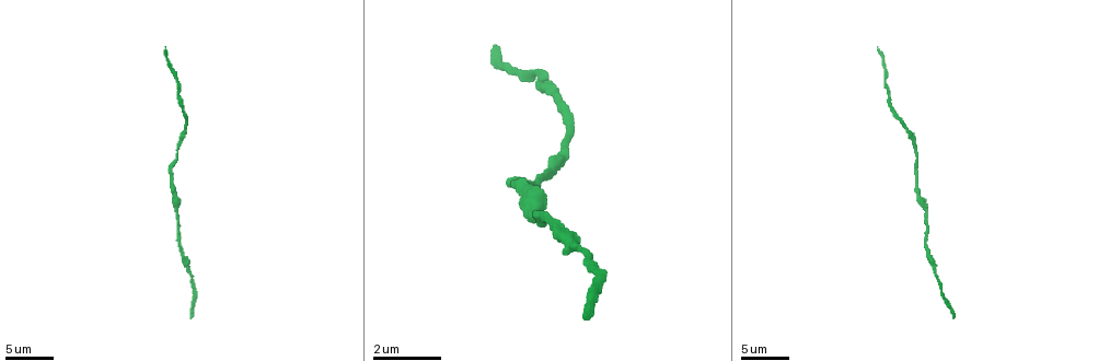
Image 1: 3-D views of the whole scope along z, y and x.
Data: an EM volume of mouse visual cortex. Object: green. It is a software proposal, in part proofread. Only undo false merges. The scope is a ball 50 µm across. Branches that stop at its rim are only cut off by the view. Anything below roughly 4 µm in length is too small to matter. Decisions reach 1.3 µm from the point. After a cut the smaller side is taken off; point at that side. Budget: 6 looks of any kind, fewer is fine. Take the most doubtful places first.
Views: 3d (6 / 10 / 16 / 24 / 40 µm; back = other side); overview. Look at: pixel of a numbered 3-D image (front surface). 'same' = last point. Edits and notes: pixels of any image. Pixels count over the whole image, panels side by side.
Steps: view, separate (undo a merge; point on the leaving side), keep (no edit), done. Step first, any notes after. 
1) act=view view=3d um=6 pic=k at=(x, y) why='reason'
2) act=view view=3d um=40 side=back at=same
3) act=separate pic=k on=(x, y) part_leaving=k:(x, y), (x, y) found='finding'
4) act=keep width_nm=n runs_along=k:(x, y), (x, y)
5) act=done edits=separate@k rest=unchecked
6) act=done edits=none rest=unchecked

act=view view=3d um=10 pic=1 at=(186, 121)

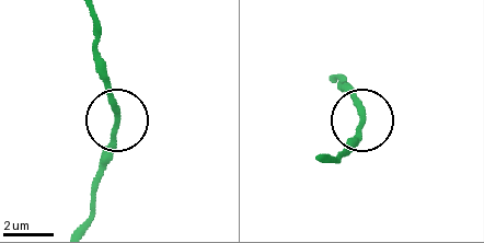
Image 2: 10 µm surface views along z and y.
act=view view=3d um=6 pic=2 at=(114, 125)

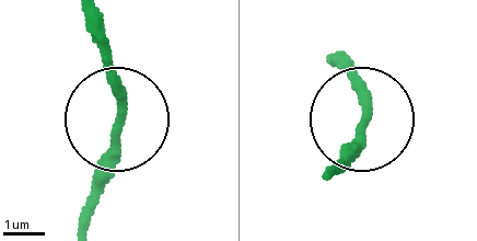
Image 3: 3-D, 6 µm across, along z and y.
act=keep runs_along=3:(324, 179), (367, 113), (349, 57) found='one neuron here'

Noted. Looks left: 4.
act=view view=3d um=16 pic=1 at=(575, 247) why='calibre changes'

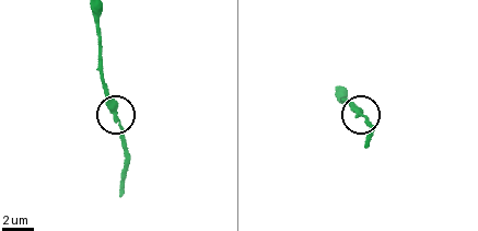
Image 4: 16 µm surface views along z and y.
act=keep runs_along=4:(93, 11), (97, 67), (127, 159) found='continuous, no second neuron'

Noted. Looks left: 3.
act=view view=3d um=10 pic=1 at=(172, 182)

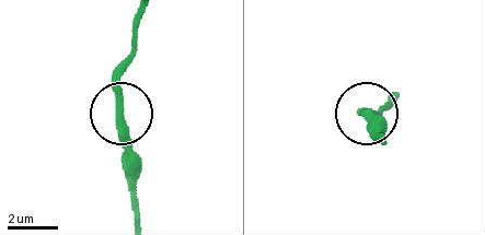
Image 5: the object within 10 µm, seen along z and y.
act=view view=3d um=10 side=back pic=5 at=(118, 111) why='from behind'

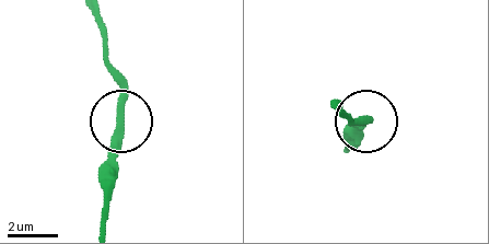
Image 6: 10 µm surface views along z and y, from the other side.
act=keep runs_along=6:(118, 122), (108, 179) found='continuous, no second neuron'

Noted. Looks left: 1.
act=done edits=none rest=unchecked

